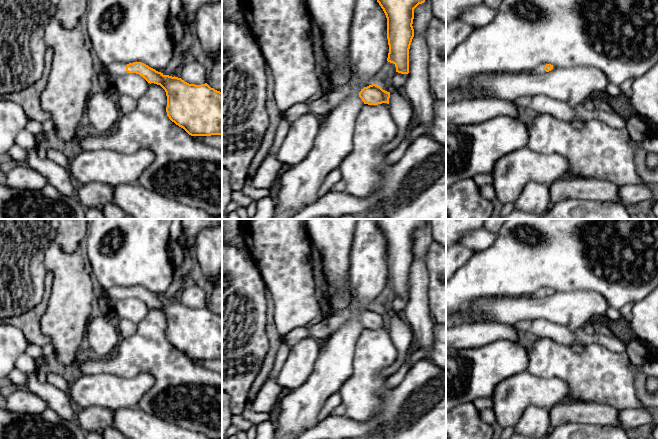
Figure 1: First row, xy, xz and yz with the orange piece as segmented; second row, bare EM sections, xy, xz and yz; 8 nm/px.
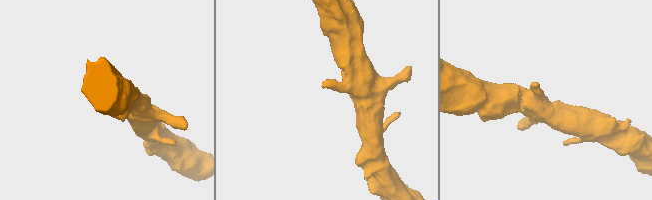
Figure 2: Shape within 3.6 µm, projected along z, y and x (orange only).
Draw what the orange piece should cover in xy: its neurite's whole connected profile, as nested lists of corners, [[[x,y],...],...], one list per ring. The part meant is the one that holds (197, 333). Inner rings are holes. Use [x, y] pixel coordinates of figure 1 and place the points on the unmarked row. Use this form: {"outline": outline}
{"outline": [[[115,286],[99,289],[112,302],[136,297],[148,307],[160,309],[166,316],[169,343],[191,360],[222,359],[222,316],[207,307],[189,308],[178,301],[164,299],[142,286]]]}

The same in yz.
{"outline": [[[543,287],[543,288],[538,289],[534,293],[534,296],[537,297],[537,298],[544,298],[544,297],[551,295],[553,292],[554,292],[553,289]]]}

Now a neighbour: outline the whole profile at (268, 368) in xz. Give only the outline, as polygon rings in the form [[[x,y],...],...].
[[[268,299],[266,332],[270,342],[270,347],[267,355],[265,356],[262,367],[249,391],[249,403],[254,401],[263,384],[276,372],[276,354],[279,350],[279,347],[284,343],[283,336],[278,332],[274,323],[274,306],[270,299]]]

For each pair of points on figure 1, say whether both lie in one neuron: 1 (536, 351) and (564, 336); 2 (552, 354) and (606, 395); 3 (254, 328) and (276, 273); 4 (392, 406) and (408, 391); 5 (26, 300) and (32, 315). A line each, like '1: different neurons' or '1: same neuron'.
1: different neurons
2: same neuron
3: different neurons
4: same neuron
5: different neurons

